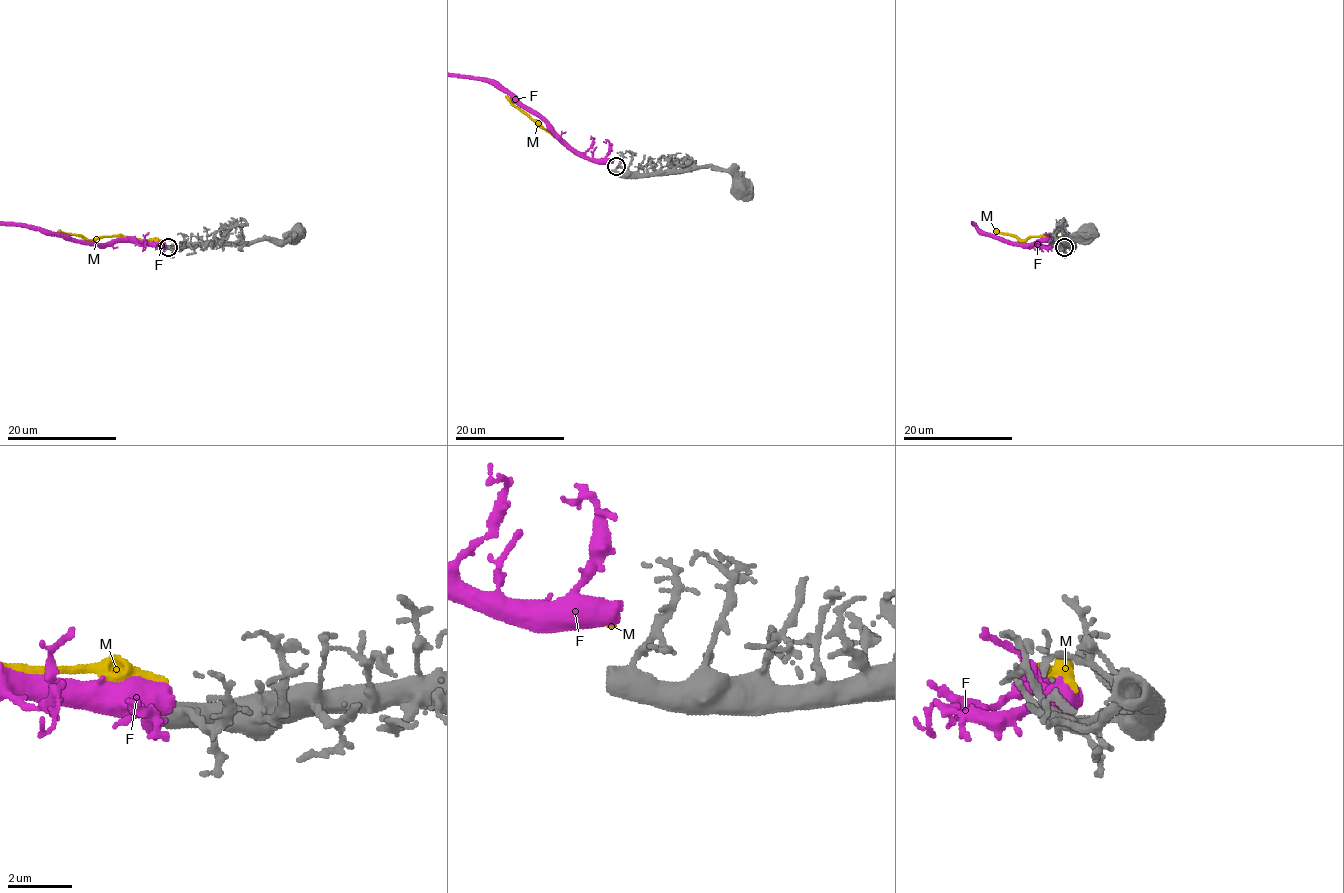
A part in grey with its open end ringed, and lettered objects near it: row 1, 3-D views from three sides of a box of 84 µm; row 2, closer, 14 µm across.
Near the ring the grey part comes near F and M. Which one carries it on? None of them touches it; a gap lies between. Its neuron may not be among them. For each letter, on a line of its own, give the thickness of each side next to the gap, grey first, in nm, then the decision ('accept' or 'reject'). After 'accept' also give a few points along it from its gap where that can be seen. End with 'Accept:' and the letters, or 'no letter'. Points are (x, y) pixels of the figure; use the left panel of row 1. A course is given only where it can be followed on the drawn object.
F: 200 nm thick on the grey side, 650 nm on the other; accept
M: 200 nm thick on the grey side, 320 nm on the other; reject
Accept: F

